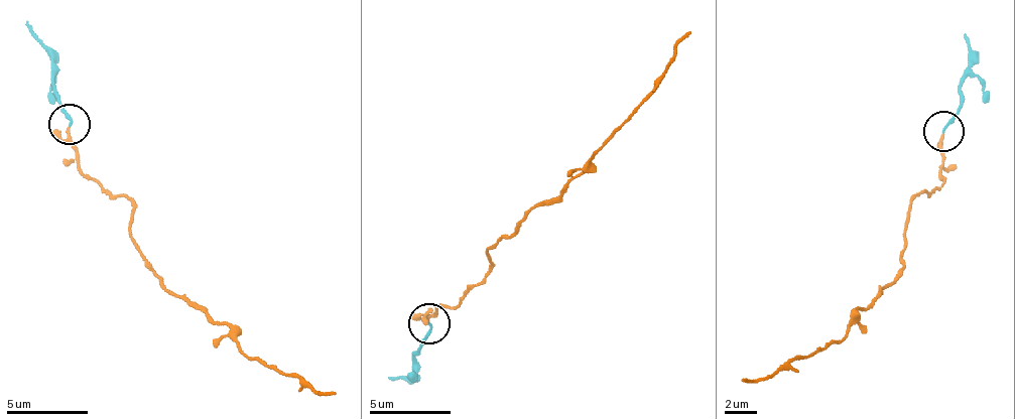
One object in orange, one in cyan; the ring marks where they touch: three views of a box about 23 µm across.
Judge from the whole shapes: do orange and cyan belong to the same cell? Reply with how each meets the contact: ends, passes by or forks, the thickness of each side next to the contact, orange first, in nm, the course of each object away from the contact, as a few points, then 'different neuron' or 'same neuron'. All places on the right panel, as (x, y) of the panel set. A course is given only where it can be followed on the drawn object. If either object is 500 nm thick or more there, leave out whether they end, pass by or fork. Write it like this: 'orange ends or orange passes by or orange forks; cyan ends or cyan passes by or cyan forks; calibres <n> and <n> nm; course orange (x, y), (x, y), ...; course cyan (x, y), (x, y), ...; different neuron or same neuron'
orange passes by; cyan ends; calibres 120 and 140 nm; course orange (944, 133), (943, 185), (910, 203), (905, 270), (854, 312), (846, 335), (742, 380); course cyan (944, 129), (961, 106), (969, 54), (966, 34); same neuron

